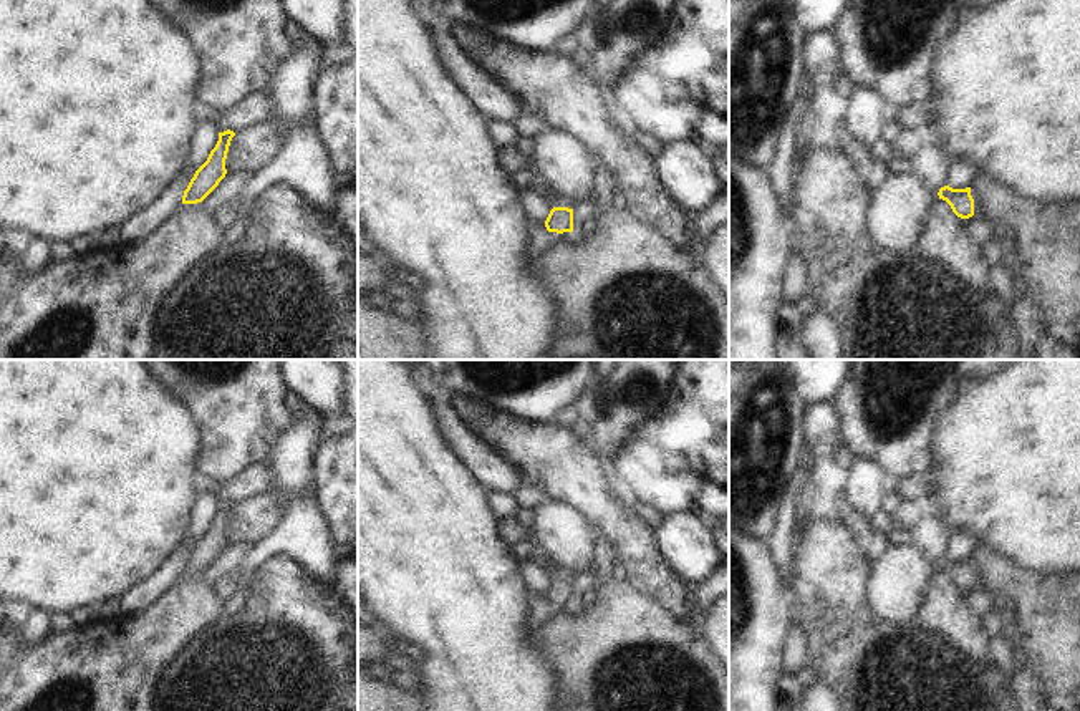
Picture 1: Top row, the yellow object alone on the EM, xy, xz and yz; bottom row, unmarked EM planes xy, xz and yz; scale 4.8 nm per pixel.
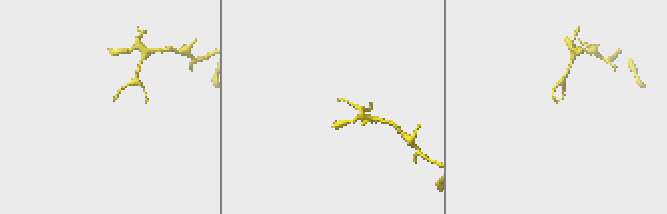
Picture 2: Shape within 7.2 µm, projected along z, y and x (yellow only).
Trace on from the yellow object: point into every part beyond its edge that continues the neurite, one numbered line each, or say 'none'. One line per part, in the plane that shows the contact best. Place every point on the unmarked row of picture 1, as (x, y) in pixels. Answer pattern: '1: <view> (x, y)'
1: xz (539, 612)

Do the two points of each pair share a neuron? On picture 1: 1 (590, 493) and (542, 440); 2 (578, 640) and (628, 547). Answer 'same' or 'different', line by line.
1: same
2: different

